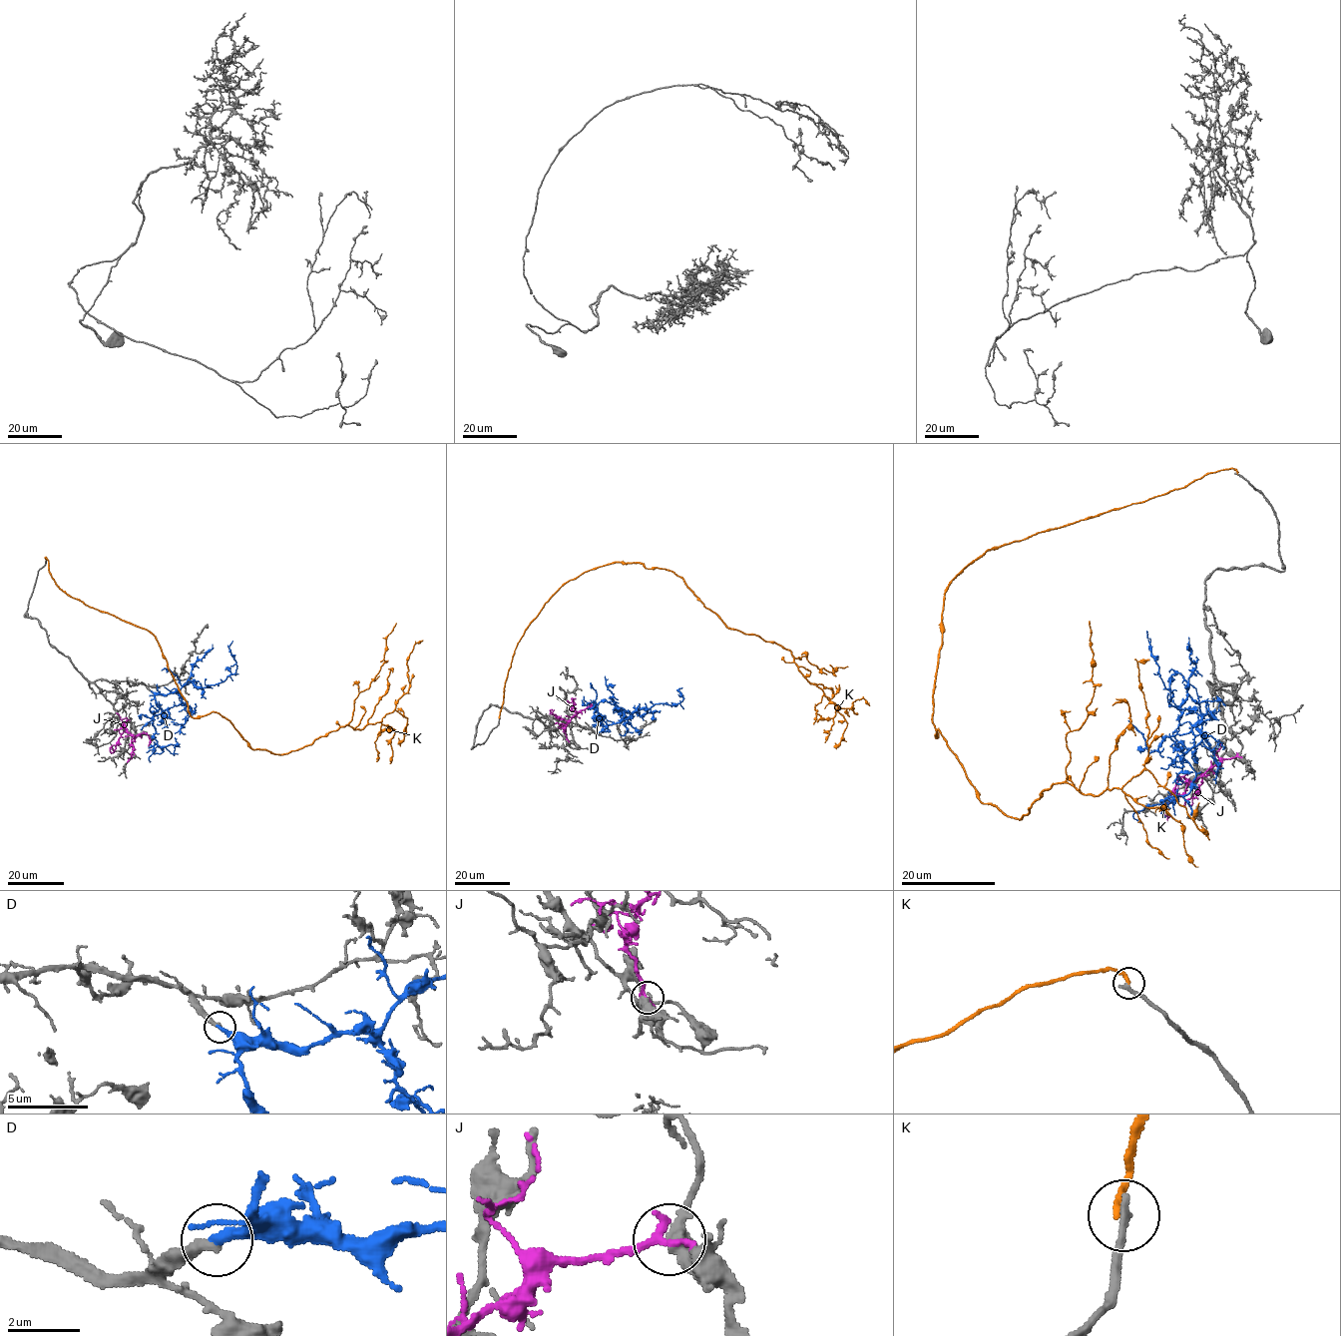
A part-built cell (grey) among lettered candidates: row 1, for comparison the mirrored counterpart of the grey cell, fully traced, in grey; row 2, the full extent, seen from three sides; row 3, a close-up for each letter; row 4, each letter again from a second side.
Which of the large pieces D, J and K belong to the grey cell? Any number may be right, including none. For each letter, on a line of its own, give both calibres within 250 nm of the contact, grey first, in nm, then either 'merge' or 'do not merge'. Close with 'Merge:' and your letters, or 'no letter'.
D: 280/280 nm | merge
J: 420/280 nm | do not merge
K: 240/200 nm | do not merge
Merge: D

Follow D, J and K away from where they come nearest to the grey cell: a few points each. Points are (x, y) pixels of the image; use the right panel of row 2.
D: (1214, 709), (1211, 717), (1205, 714), (1189, 695), (1177, 708), (1169, 704), (1172, 692), (1164, 685), (1146, 631)
J: (1238, 756), (1225, 758), (1188, 783), (1184, 792), (1161, 810), (1168, 817), (1164, 822)
K: (1237, 473), (969, 564), (944, 595), (935, 735), (1009, 816), (1058, 782), (1121, 788), (1148, 750), (1149, 659)

